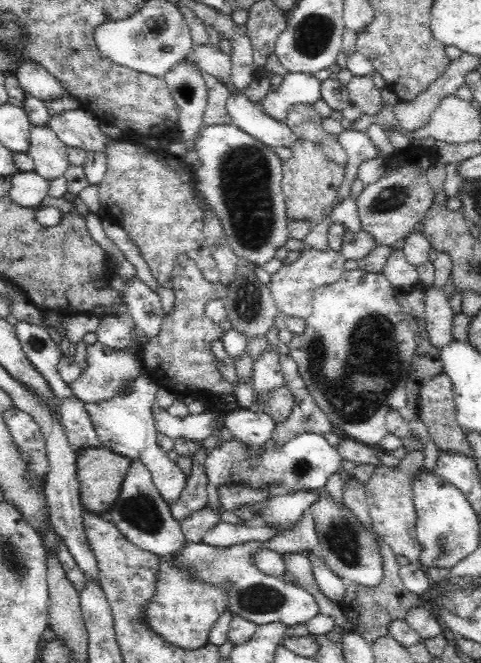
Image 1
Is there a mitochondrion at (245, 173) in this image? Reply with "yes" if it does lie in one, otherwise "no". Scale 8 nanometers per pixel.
yes

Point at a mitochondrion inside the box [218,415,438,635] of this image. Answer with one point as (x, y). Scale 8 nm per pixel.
(340, 534)

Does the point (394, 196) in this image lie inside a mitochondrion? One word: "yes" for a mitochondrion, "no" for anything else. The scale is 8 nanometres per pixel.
yes

